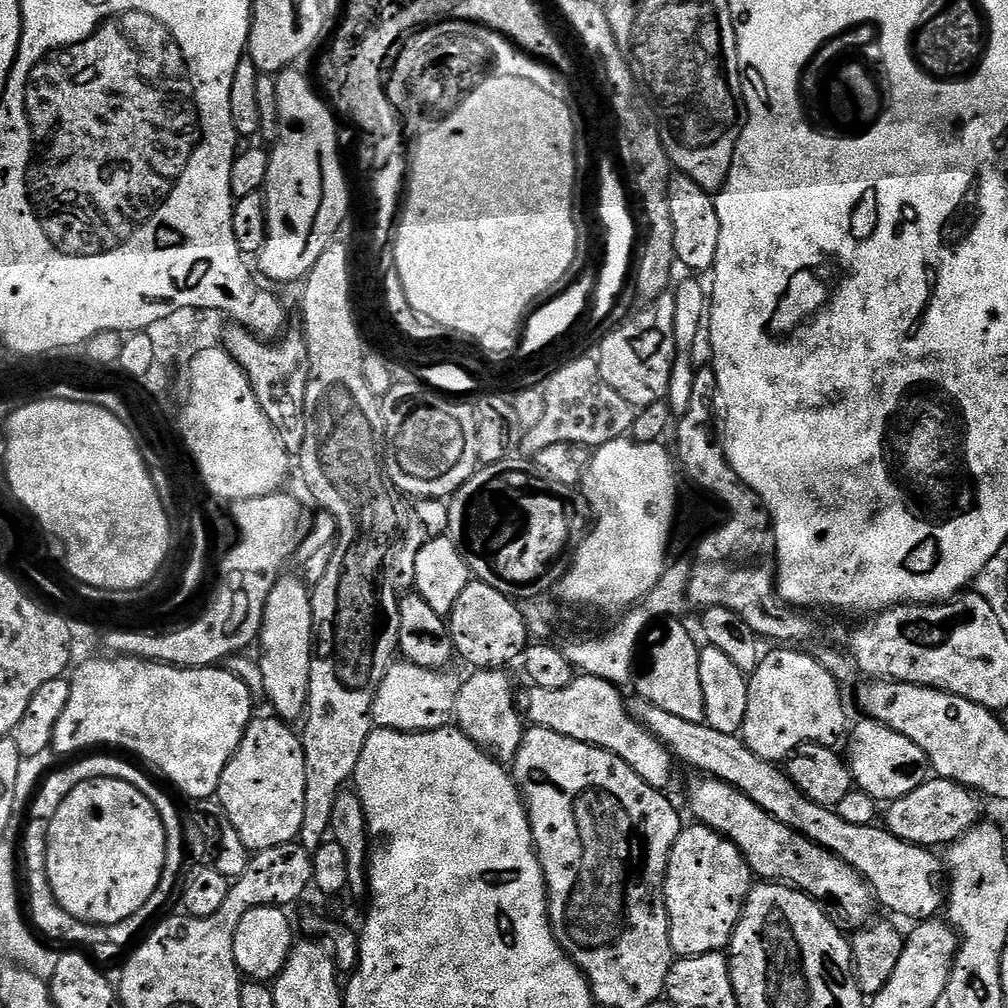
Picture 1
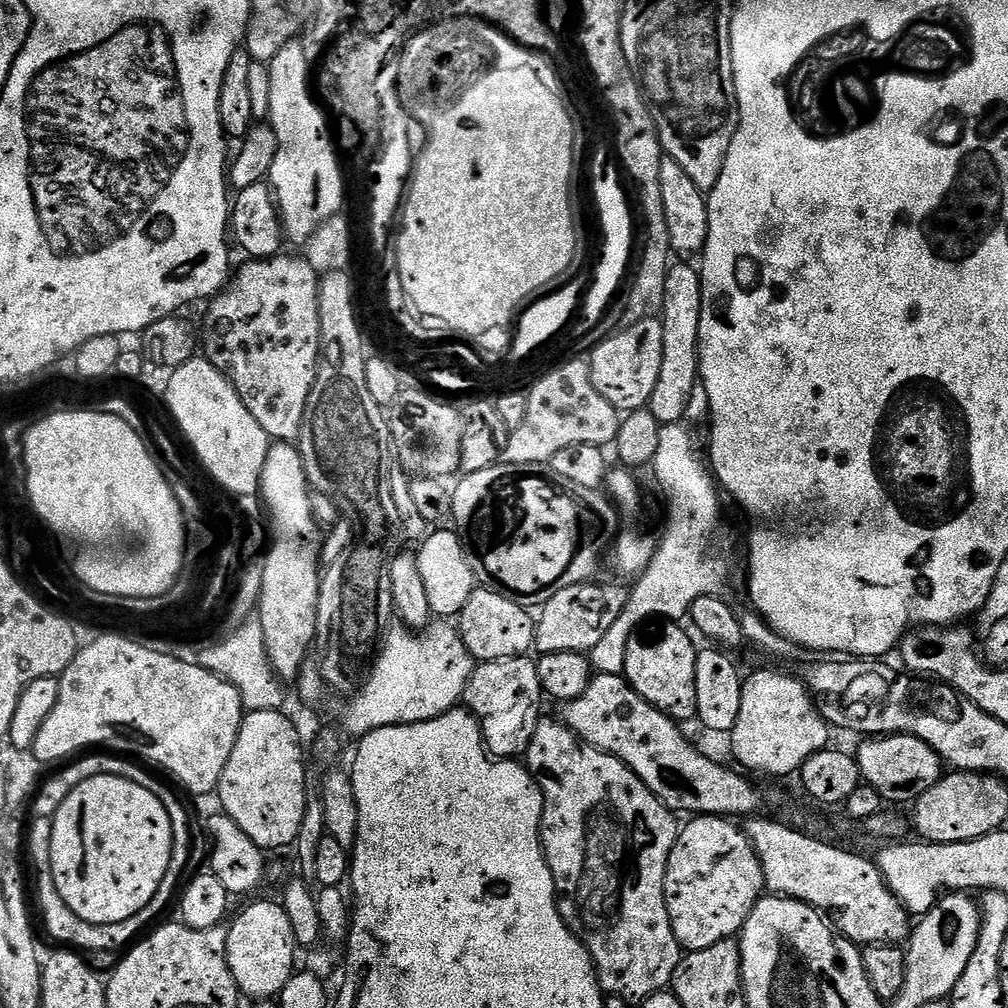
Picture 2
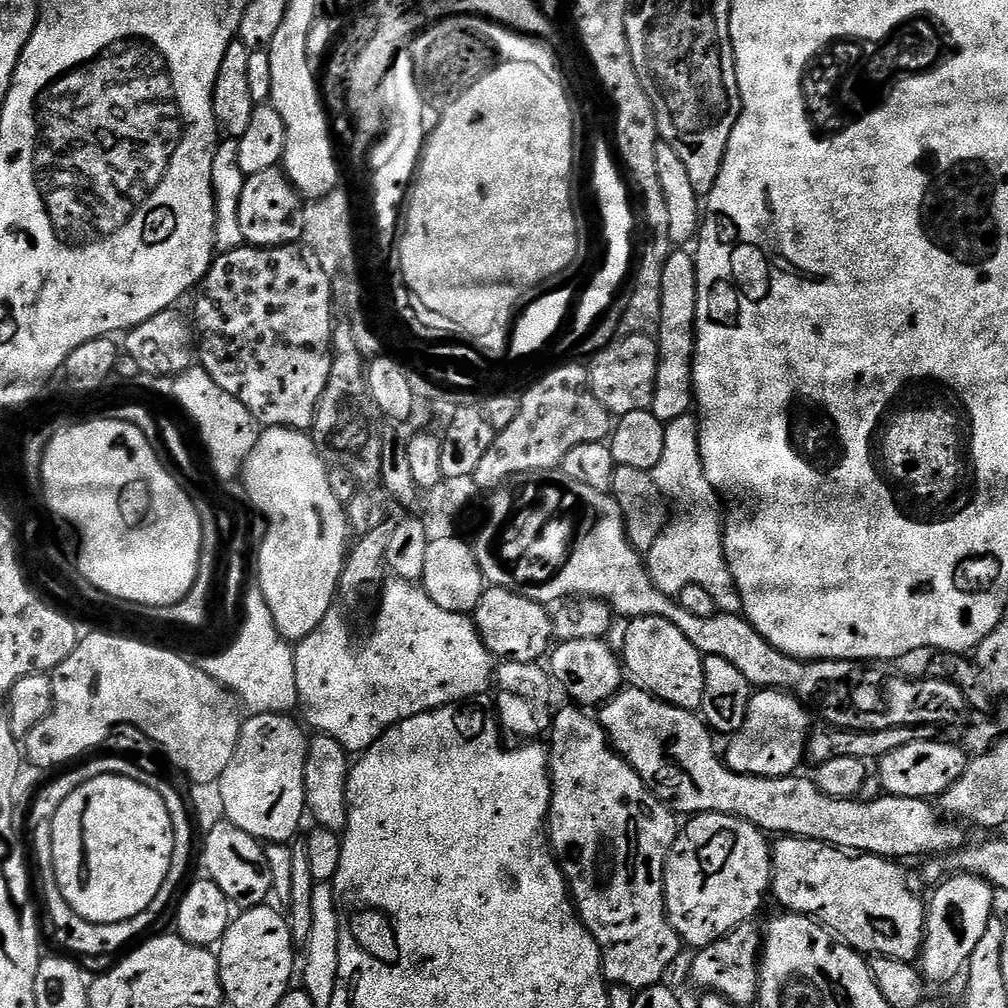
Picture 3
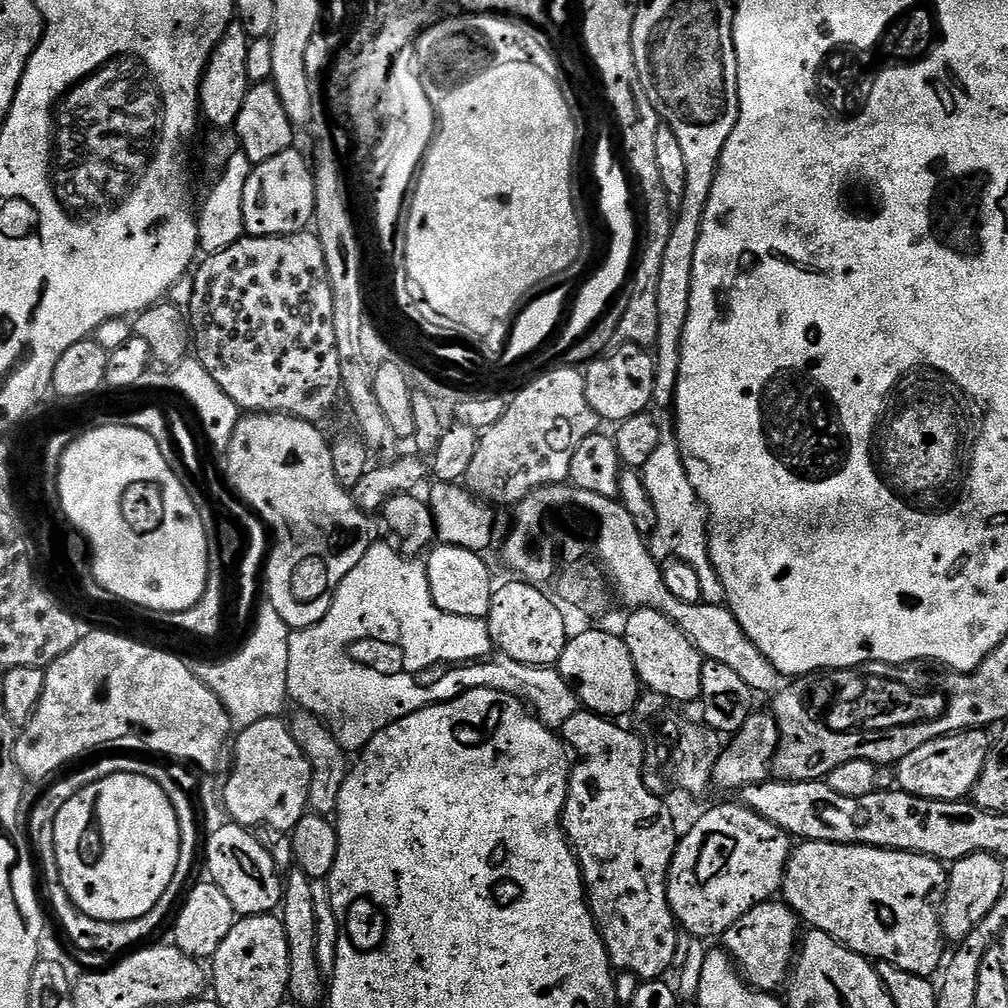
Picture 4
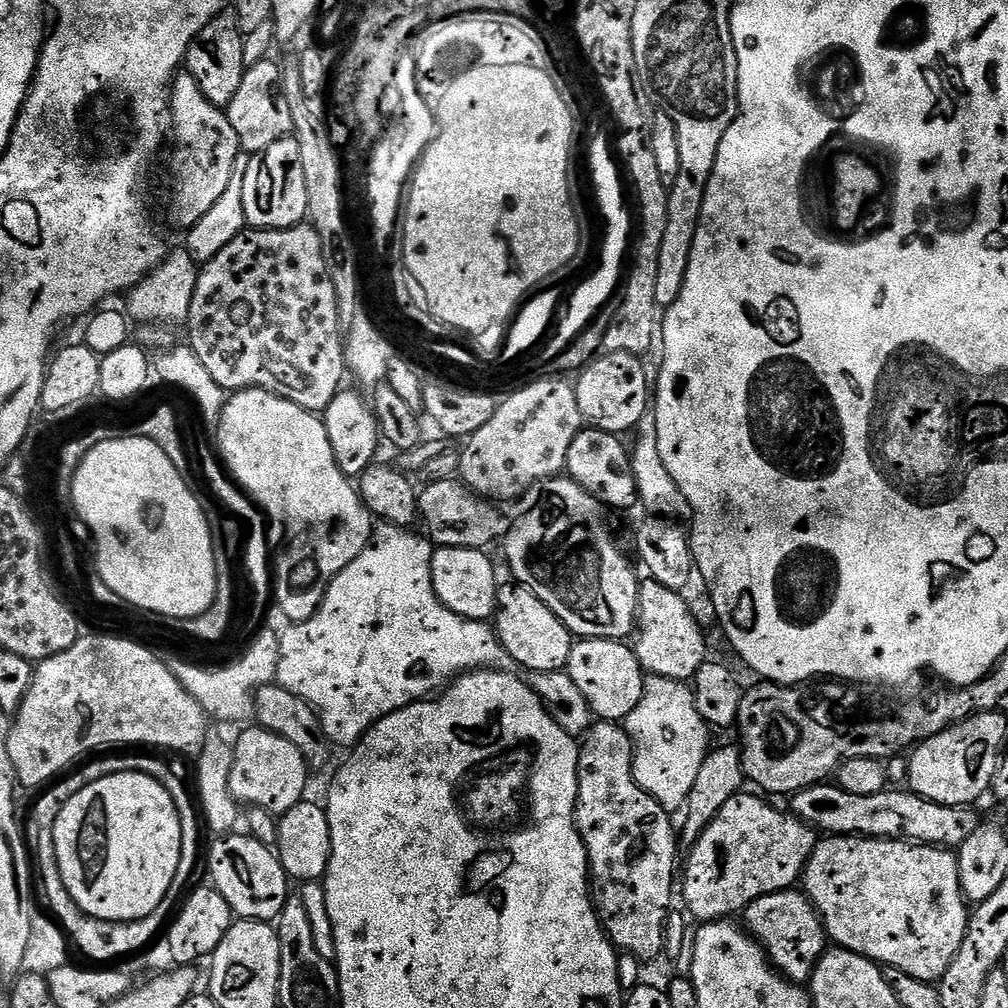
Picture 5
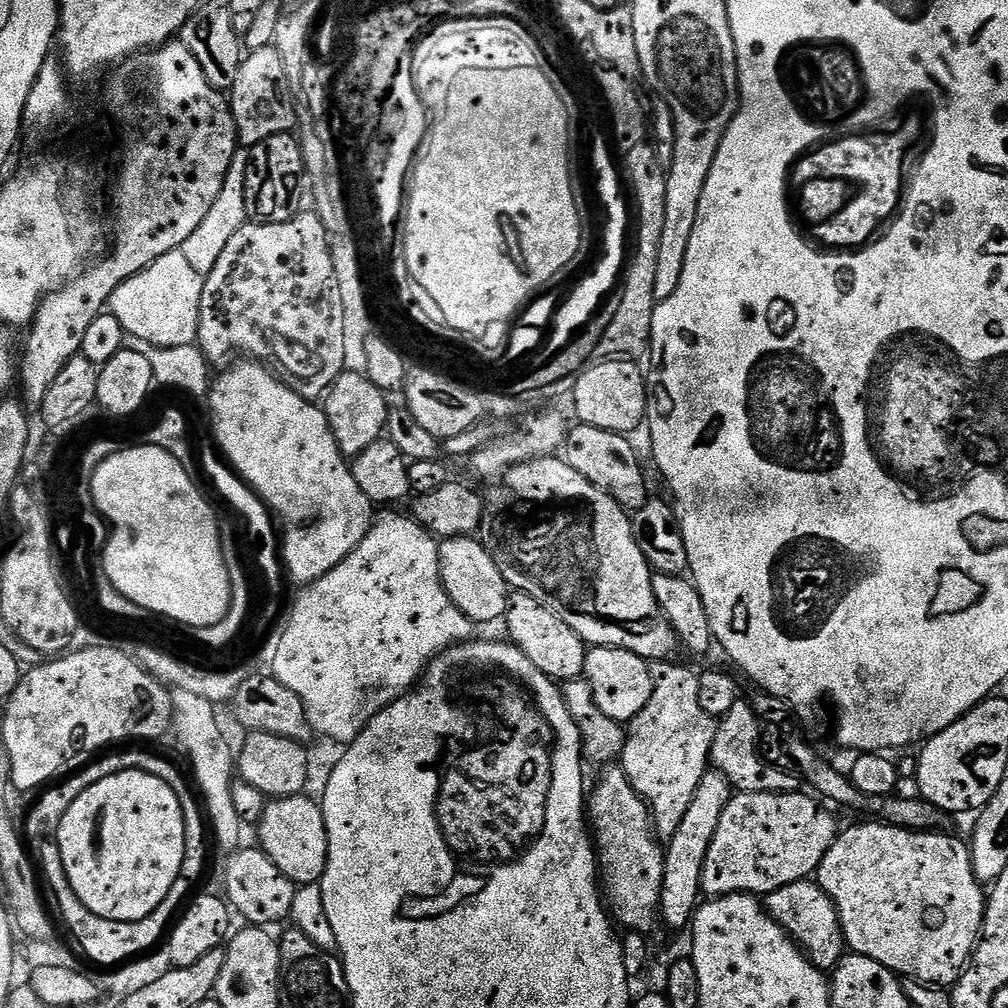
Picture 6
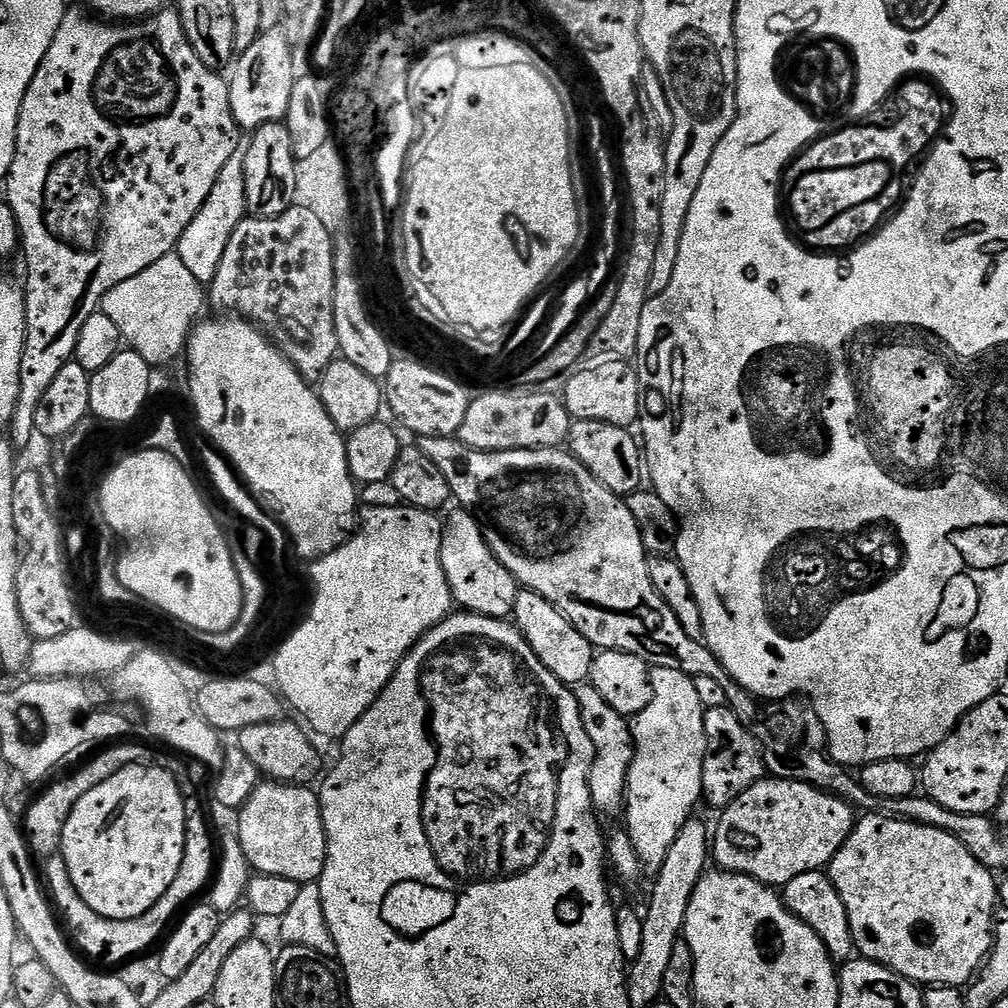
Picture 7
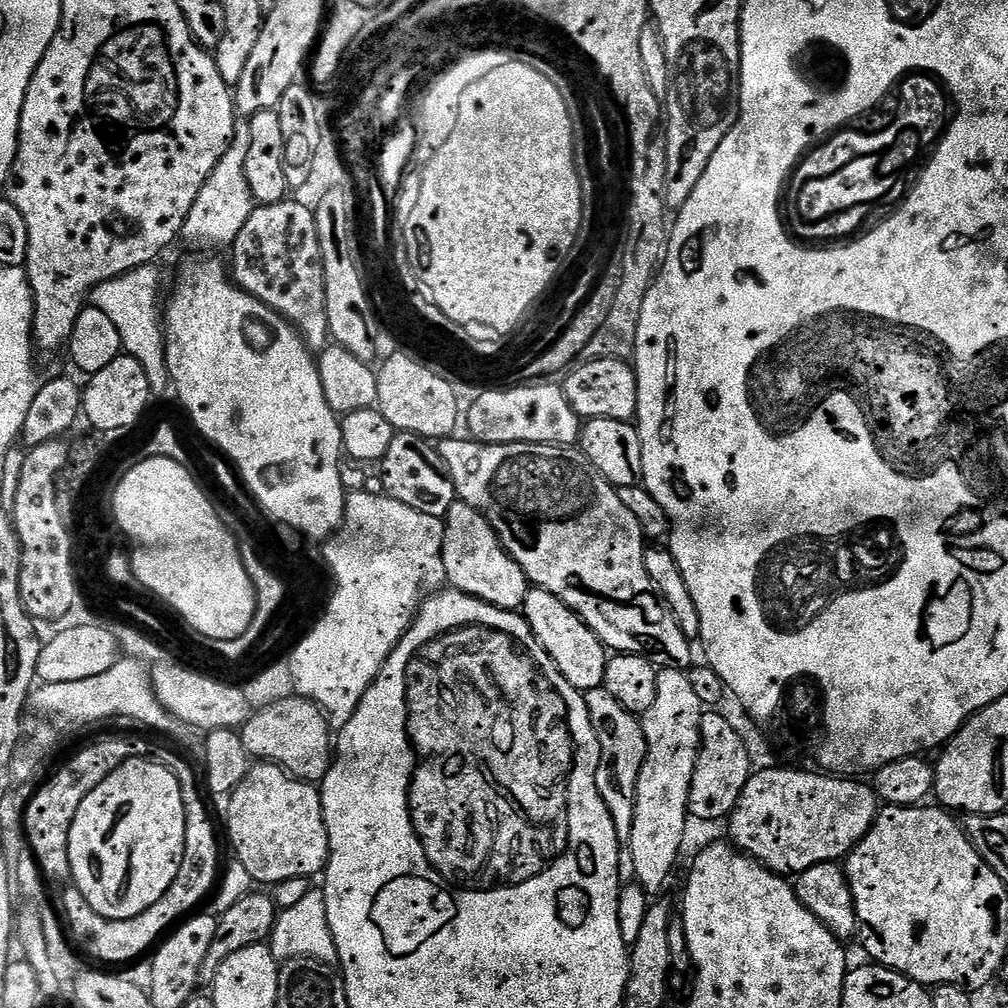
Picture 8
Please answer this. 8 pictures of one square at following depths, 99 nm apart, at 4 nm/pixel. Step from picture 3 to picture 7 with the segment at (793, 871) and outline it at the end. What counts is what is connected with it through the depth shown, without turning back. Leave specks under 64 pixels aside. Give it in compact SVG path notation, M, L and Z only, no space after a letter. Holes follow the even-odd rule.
M864 814L855 821L852 833L846 838L846 842L838 850L838 854L834 854L831 864L828 865L826 871L829 878L834 882L834 886L838 890L838 894L842 894L842 902L846 902L846 914L850 914L850 930L852 937L856 943L856 952L865 960L872 960L876 964L886 966L892 972L896 972L900 976L905 976L907 980L915 982L920 986L935 986L938 984L951 984L953 986L964 986L969 983L979 973L983 963L988 958L989 952L992 950L992 937L994 935L994 921L996 918L996 909L998 907L998 880L997 877L984 864L978 862L978 858L974 858L974 854L970 854L970 850L966 850L966 846L962 846L962 842L954 834L950 834L946 830L938 830L934 826L926 826L925 824L915 824L909 820L895 820L892 816L881 816L879 814Z

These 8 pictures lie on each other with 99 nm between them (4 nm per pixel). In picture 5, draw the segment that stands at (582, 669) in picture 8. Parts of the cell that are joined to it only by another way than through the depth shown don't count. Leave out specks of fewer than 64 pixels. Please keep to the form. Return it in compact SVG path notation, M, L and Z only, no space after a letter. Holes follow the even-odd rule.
M515 582L501 583L496 593L494 631L496 639L510 654L513 665L524 667L528 672L558 672L567 669L572 653L572 631L562 623L528 588Z

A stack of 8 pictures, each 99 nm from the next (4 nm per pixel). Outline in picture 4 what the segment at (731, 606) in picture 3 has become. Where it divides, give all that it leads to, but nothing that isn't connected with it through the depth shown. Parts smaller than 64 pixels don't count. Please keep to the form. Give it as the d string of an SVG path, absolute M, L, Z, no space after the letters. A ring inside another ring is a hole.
M664 410L657 411L654 417L660 435L658 446L642 469L646 494L657 512L656 529L650 536L650 551L660 562L669 558L686 562L698 574L701 597L710 604L724 604L724 591L708 556L708 510L698 498L694 486L690 486L676 442L673 417Z

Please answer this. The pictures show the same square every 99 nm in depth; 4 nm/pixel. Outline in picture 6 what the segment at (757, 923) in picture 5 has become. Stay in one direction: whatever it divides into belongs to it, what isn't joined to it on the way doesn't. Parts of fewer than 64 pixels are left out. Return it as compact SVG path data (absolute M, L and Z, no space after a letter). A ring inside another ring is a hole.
M812 878L790 882L778 890L768 893L766 897L766 911L788 931L789 936L804 950L804 955L811 960L819 972L831 974L846 955L844 931L840 928L838 910L822 890L822 886Z

